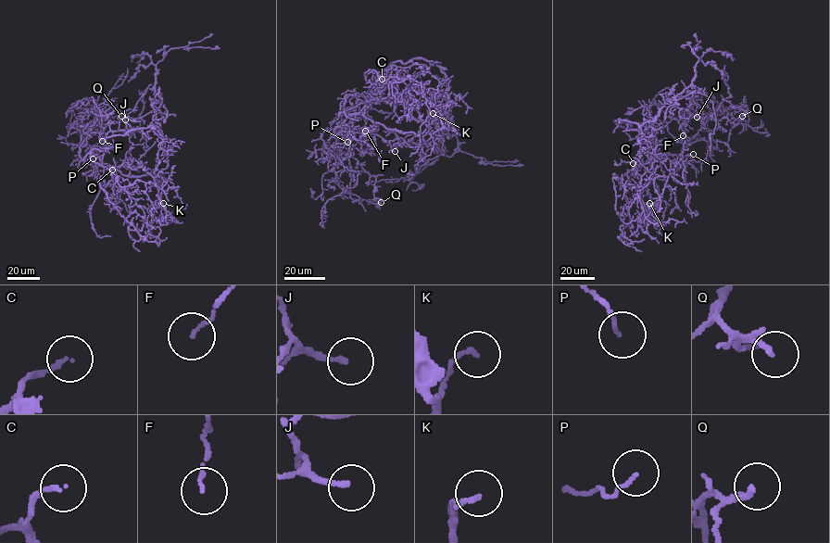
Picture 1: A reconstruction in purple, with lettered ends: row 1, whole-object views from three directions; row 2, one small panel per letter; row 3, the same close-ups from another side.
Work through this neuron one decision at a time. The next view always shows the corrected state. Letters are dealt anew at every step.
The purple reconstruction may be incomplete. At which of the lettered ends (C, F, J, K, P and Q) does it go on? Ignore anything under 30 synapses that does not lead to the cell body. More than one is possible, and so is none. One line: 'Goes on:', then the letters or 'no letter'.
Goes on: C, P, Q

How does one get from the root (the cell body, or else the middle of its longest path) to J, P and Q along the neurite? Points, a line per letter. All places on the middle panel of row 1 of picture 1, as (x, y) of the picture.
J: (345, 128), (367, 128), (395, 151)
P: (345, 128), (336, 133), (334, 131), (340, 127), (341, 132), (347, 142)
Q: (345, 128), (336, 134), (337, 148), (354, 158), (375, 177), (373, 195), (378, 208), (377, 204), (381, 202)

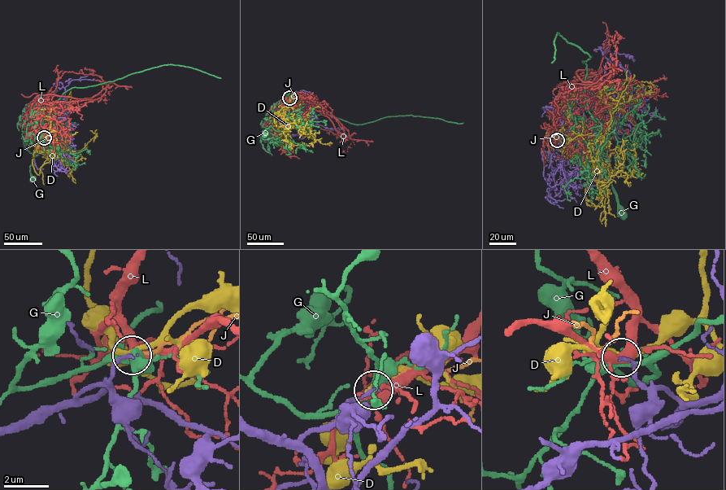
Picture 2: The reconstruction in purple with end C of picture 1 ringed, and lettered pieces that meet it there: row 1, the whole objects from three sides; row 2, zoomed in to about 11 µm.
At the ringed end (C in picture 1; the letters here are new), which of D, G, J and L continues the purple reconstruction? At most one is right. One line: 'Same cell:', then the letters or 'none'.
Same cell: J

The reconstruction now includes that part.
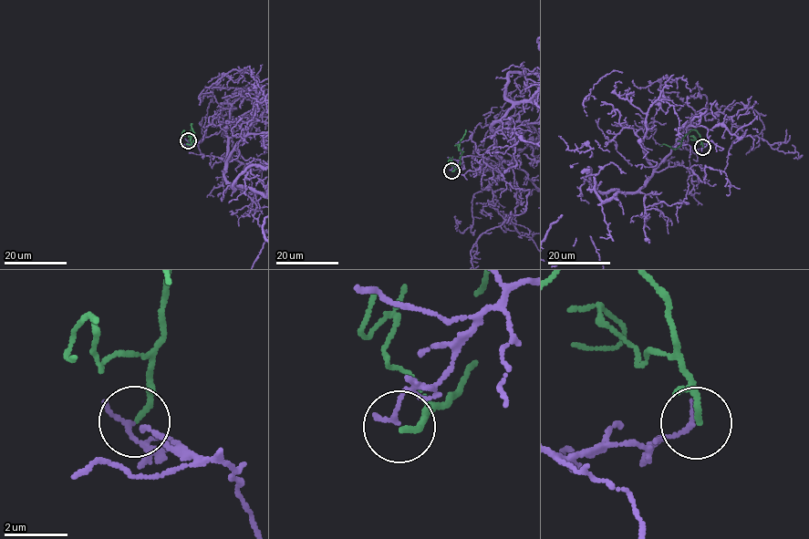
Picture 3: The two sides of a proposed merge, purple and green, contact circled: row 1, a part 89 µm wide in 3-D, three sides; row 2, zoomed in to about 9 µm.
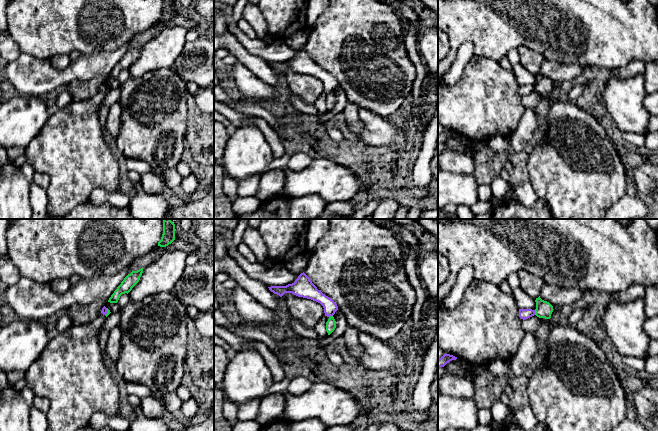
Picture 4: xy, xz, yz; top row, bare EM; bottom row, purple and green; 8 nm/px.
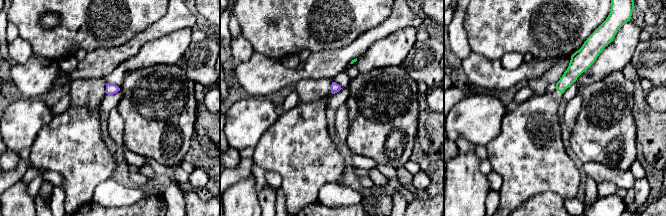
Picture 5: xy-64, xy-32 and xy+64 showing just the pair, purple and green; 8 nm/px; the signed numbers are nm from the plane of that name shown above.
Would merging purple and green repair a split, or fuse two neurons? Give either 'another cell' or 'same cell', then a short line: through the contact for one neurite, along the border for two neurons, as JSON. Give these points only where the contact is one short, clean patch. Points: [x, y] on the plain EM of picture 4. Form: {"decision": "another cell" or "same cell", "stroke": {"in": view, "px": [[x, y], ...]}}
{"decision": "another cell", "stroke": {"in": "yz", "px": [[534, 86], [535, 90]]}}

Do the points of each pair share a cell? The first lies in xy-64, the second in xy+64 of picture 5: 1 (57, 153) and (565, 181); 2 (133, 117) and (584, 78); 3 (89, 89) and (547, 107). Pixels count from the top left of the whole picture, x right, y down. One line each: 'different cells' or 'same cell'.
1: same cell
2: different cells
3: different cells

